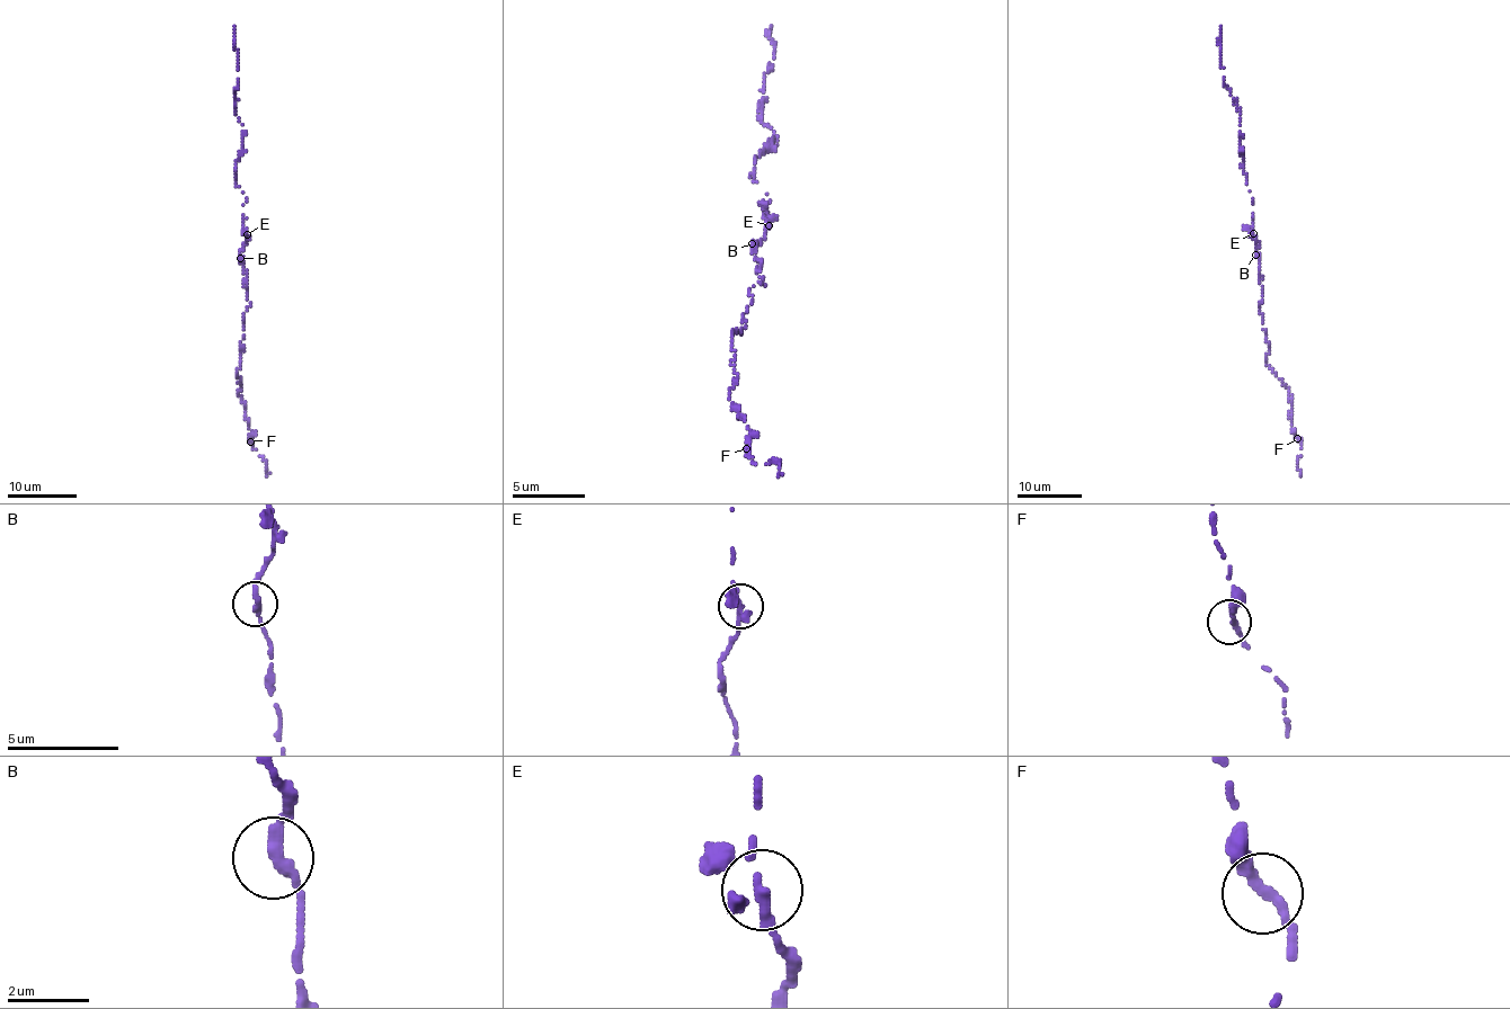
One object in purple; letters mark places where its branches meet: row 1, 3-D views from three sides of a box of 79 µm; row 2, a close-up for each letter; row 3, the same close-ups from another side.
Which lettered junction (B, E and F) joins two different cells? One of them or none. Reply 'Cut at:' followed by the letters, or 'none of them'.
Cut at: none of them

